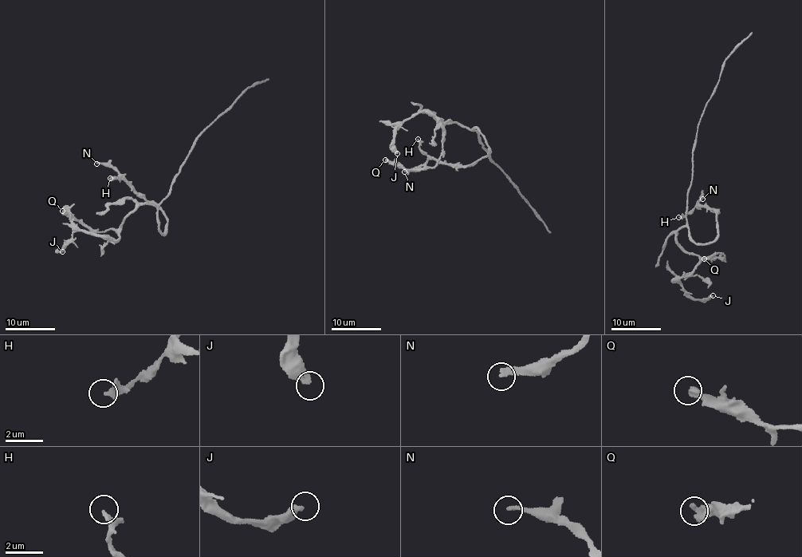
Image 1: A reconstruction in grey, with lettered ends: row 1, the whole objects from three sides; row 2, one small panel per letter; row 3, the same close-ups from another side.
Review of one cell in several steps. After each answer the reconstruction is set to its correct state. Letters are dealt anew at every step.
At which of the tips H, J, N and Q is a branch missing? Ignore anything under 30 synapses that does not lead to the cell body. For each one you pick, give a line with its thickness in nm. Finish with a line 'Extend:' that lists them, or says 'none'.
N: 240 nm
Extend: N

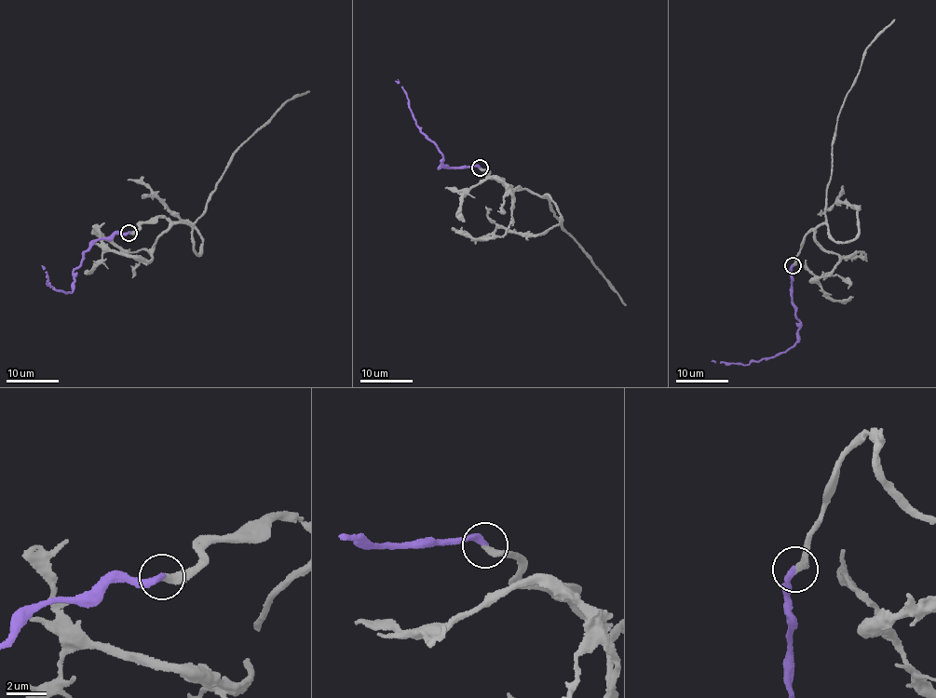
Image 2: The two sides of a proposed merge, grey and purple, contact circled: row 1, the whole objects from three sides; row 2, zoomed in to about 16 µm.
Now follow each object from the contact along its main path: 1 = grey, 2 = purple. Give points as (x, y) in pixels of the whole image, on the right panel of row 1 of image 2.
1: (793, 265), (805, 236), (824, 221), (837, 114), (867, 46), (894, 20)
2: (793, 265), (790, 273), (790, 296), (801, 323), (798, 342), (785, 352), (748, 364), (712, 361)

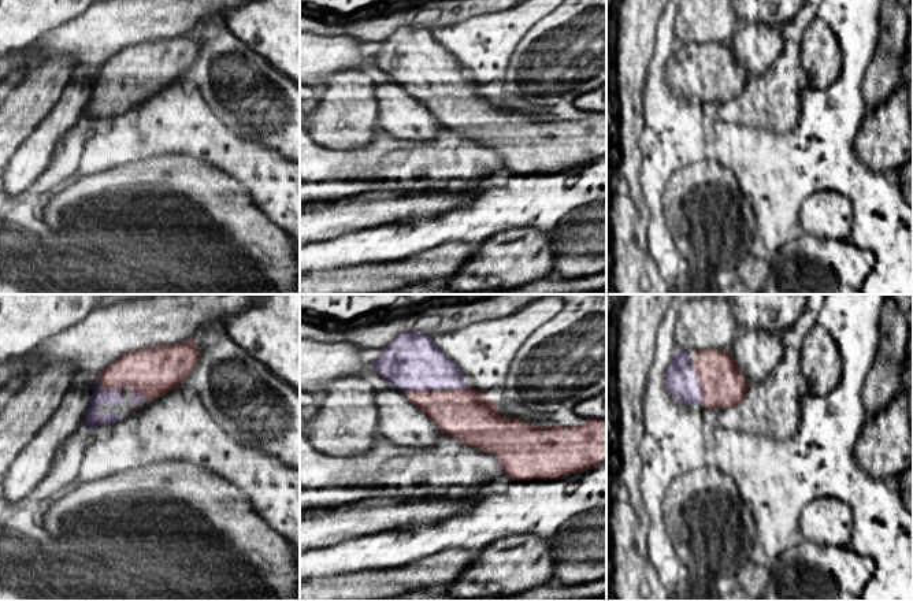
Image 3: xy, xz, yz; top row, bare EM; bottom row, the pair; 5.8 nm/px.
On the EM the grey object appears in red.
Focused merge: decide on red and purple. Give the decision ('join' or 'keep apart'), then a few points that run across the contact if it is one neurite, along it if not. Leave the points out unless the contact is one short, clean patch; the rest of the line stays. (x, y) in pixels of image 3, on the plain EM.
join

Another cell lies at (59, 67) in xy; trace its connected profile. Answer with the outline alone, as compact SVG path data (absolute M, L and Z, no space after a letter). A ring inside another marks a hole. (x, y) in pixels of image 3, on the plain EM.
M53 55L42 59L25 74L25 81L48 86L53 82L67 85L77 70L77 62L68 55Z

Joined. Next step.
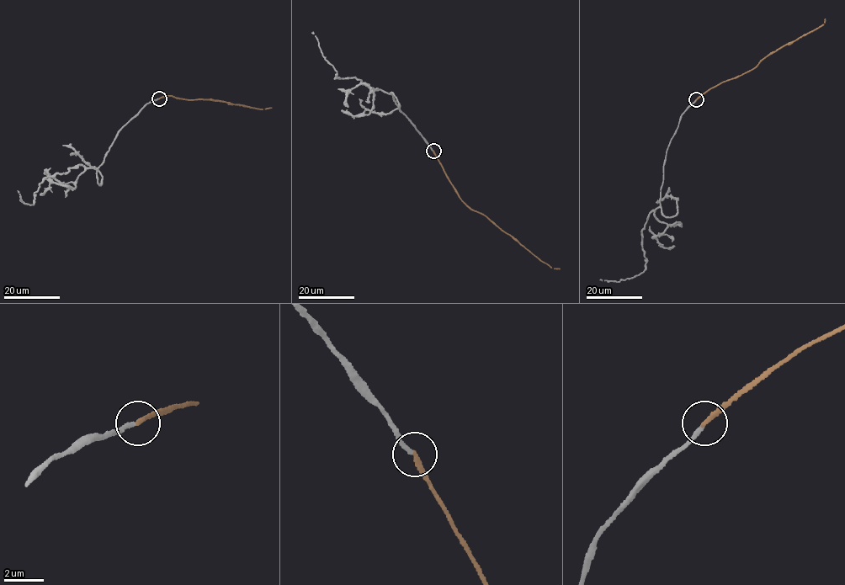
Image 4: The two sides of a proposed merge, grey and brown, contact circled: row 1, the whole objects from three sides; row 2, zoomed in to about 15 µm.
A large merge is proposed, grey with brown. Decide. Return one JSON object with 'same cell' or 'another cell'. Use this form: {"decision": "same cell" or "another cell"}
{"decision": "same cell"}

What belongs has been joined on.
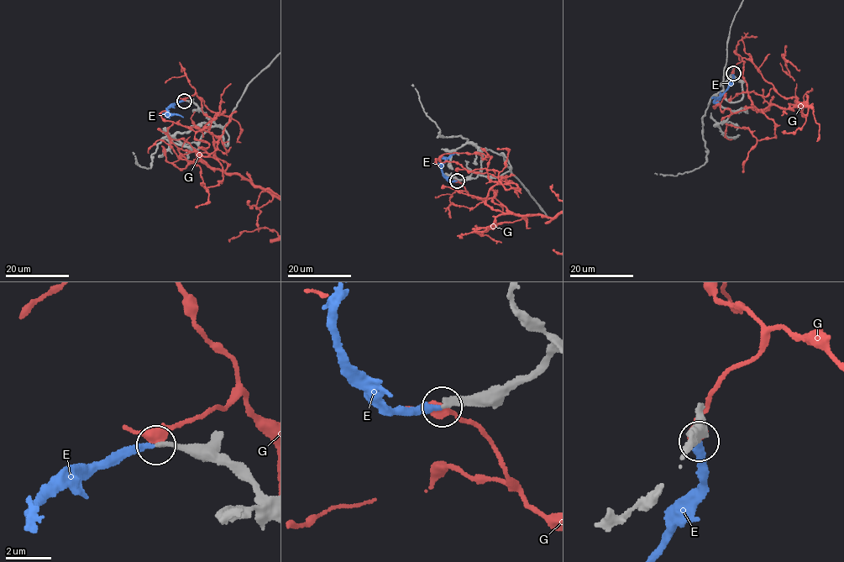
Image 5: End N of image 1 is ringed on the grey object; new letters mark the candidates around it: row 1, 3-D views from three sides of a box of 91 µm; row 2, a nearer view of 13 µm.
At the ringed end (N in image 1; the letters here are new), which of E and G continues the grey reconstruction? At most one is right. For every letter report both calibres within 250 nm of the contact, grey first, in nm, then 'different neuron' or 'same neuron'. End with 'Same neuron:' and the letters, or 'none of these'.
E: 220/280 nm | same neuron
G: 260/400 nm | different neuron
Same neuron: E

